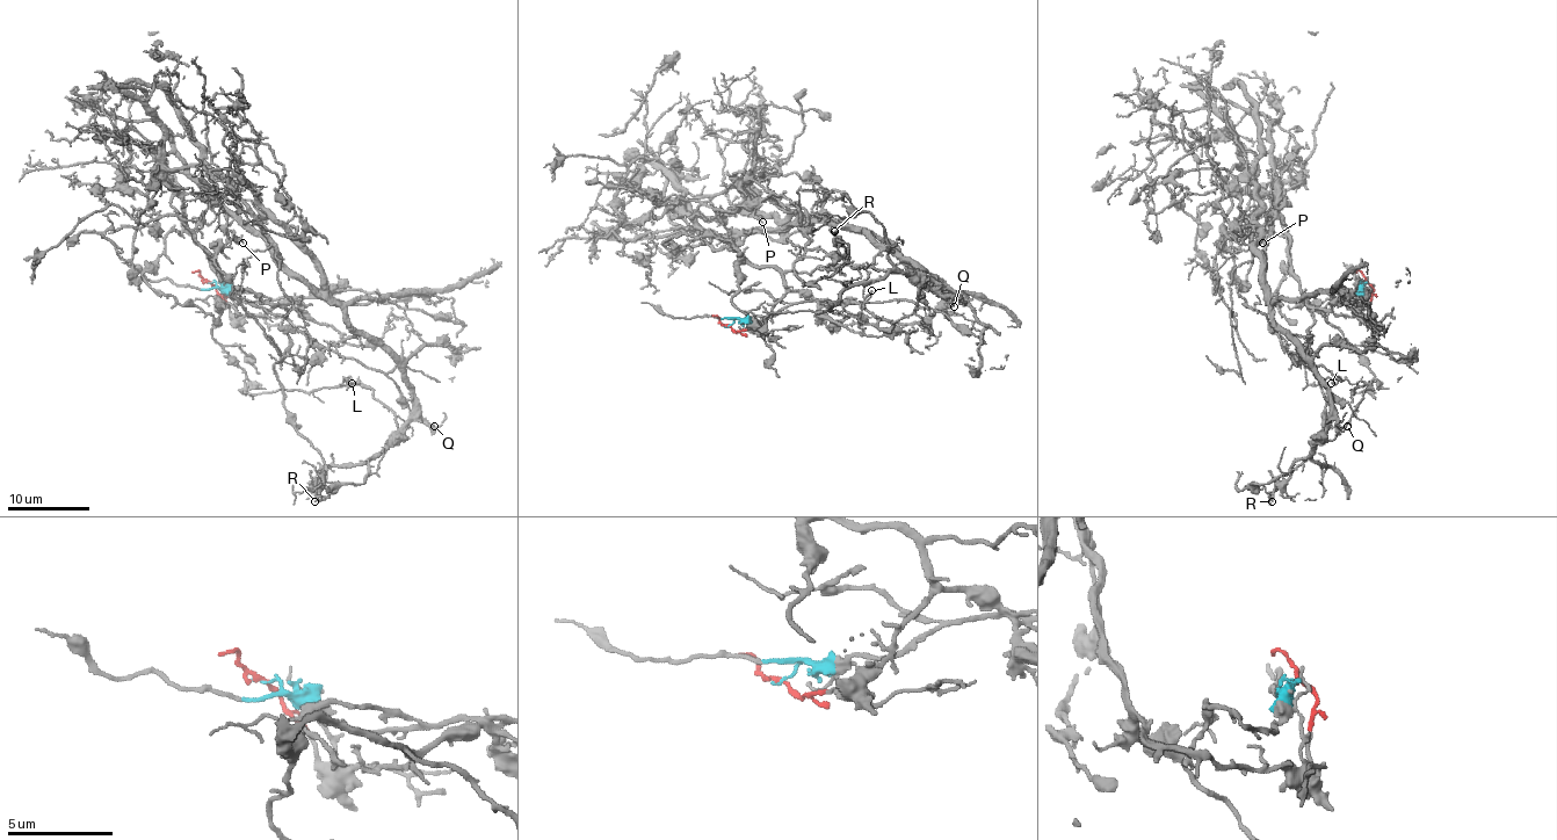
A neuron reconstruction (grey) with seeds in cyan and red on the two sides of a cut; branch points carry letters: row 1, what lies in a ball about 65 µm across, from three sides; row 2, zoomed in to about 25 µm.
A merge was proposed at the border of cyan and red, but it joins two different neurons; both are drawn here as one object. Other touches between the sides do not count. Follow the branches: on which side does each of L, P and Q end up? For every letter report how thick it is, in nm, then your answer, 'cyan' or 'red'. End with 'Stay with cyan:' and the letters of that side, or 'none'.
L: 110 nm thick; cyan
P: 90 nm thick; red
Q: 130 nm thick; cyan
Stay with cyan: L, Q

